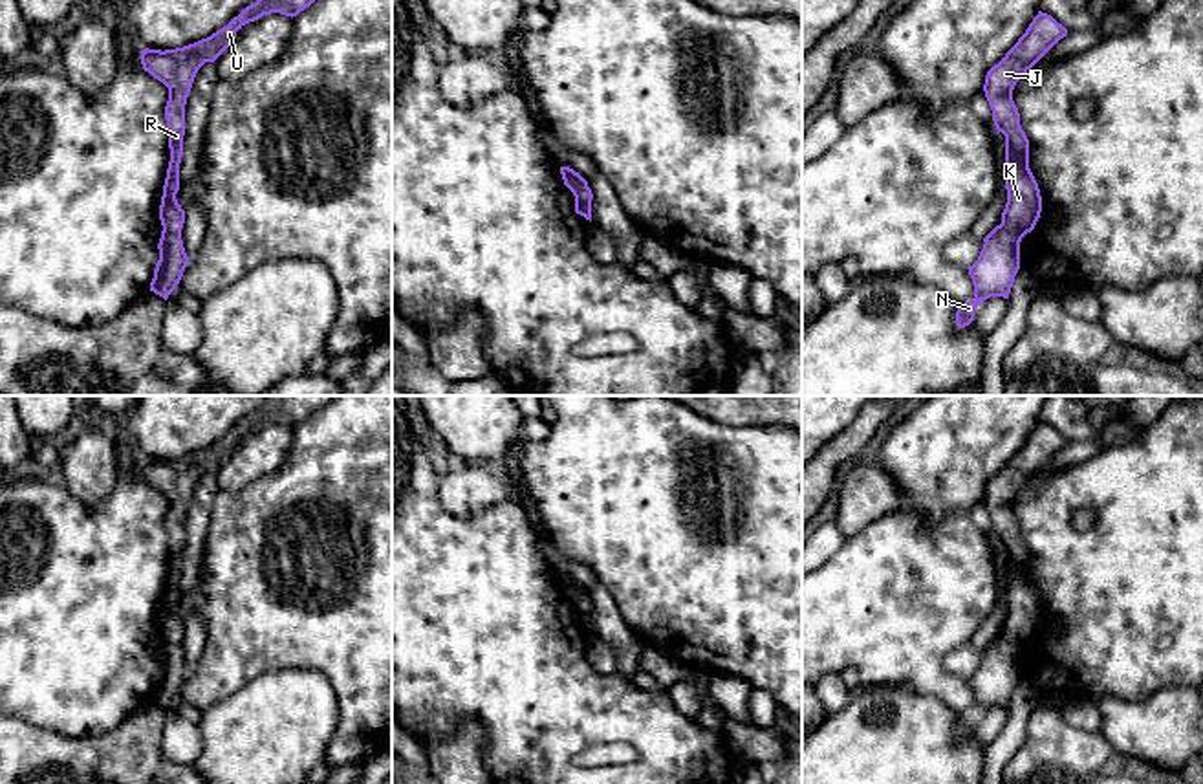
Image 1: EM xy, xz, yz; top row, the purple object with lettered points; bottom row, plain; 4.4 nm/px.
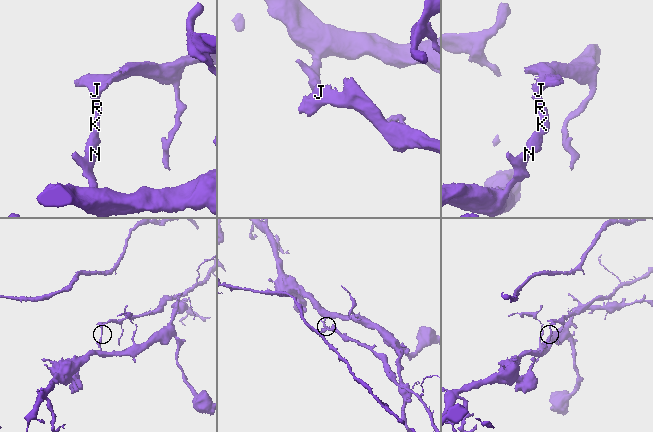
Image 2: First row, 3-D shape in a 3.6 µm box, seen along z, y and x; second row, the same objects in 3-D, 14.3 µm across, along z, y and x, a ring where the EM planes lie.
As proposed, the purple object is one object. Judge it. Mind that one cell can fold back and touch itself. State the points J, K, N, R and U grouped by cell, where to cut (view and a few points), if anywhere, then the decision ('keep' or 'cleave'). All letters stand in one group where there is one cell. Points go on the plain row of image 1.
J K R U / N; cut in yz along (1000, 634), (1020, 649); cleave

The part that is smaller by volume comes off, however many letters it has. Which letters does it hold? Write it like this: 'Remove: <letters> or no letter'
Remove: J, K, R, U

